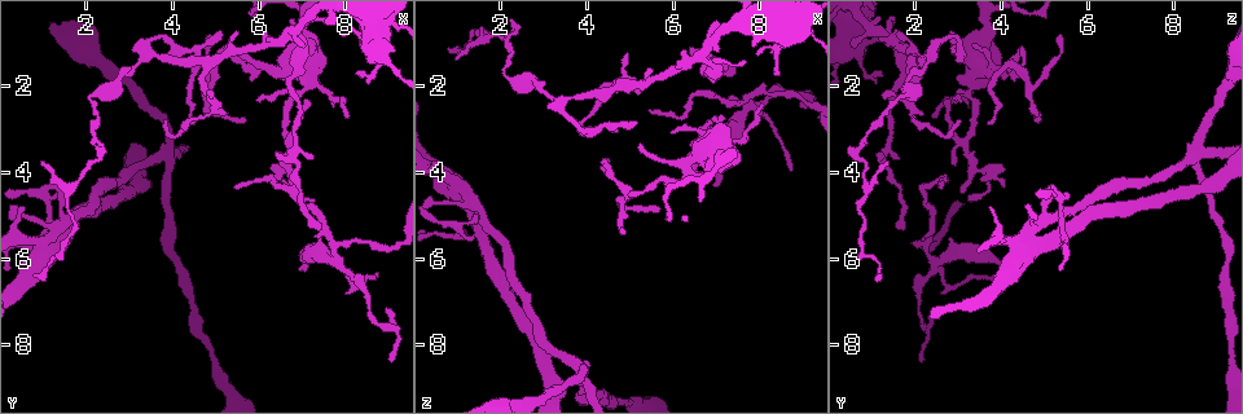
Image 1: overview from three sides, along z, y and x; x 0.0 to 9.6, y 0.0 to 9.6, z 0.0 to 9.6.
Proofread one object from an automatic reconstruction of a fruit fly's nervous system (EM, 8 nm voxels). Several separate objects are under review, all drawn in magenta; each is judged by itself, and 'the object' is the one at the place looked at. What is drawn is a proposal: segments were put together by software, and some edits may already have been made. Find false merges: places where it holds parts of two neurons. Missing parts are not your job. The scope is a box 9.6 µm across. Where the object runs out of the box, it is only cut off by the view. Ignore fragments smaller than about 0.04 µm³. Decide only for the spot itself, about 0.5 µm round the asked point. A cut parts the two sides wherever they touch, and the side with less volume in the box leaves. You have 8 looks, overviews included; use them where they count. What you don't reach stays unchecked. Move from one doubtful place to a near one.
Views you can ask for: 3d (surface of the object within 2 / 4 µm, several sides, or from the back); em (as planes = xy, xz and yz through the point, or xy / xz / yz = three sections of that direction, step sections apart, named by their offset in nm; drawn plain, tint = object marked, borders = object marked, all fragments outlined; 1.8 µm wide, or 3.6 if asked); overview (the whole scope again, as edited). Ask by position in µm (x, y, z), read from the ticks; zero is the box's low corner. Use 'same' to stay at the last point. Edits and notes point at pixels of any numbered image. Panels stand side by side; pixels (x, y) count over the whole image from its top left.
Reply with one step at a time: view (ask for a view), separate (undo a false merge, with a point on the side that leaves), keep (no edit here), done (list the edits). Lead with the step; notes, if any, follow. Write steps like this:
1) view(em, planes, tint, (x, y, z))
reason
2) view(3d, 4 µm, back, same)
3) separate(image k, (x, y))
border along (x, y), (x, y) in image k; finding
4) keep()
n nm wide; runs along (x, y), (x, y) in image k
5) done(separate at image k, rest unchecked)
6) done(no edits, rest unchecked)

view(3d, 4 µm, (3.80, 3.70, 8.50))
four or more arms meet

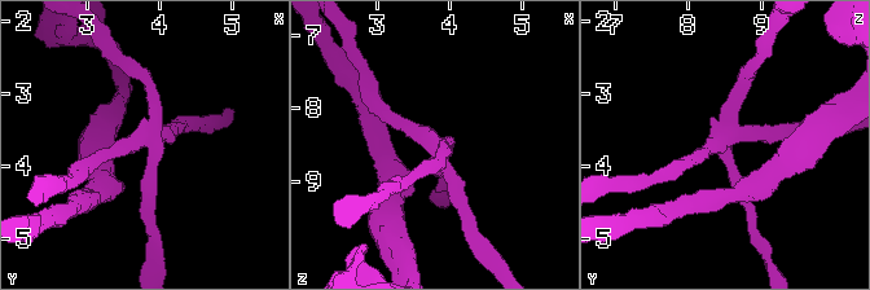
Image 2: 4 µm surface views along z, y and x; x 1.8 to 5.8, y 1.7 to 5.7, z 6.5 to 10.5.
view(em, 3.6 µm, xz, step 4, tint, (3.85, 3.65, 8.50))
4 arms

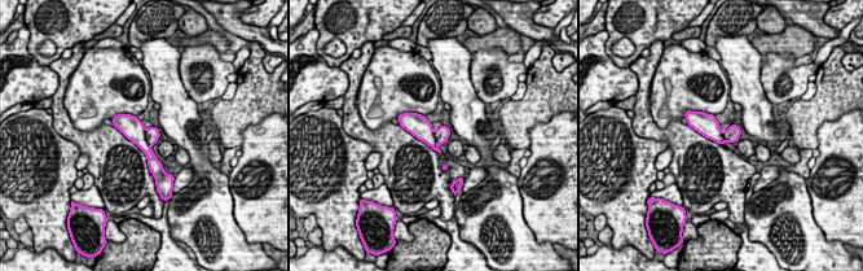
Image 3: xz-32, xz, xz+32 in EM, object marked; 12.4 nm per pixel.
view(em, 3.6 µm, planes, tint, same)

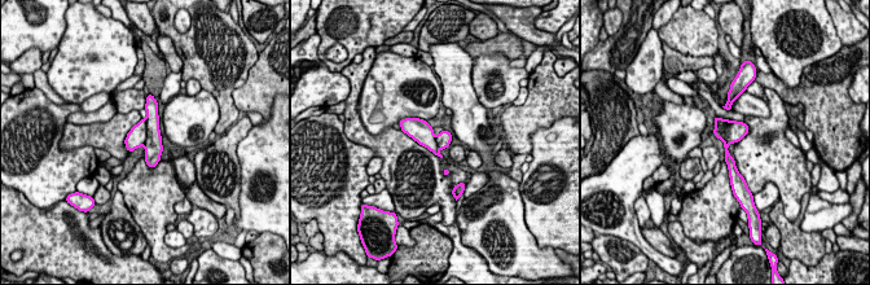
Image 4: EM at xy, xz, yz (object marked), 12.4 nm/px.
separate(image 4, (153, 145))
240 nm wide; border along (145, 119), (146, 140), (144, 145) in image 4; two neurons meet here

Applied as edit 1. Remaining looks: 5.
view(overview)
see it whole again

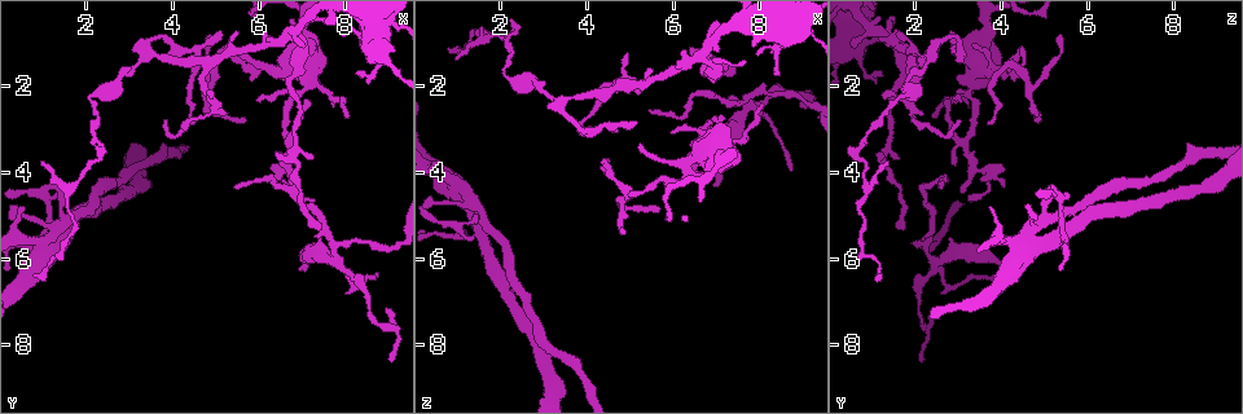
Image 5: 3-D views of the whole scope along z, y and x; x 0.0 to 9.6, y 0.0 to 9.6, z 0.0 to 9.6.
view(em, planes, tint, (7.70, 6.10, 2.50))
four or more arms meet

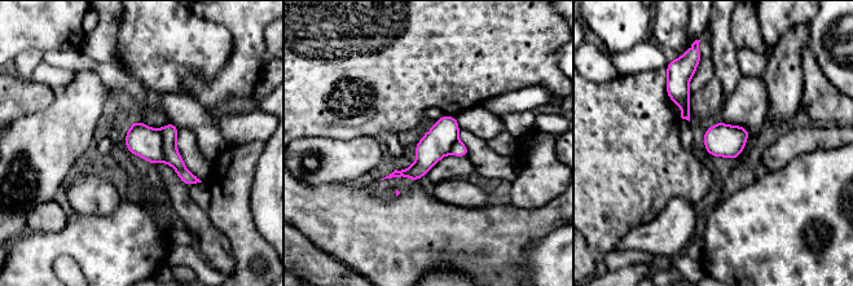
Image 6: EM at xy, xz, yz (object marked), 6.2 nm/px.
separate(image 6, (168, 132))
190 nm wide; a second neuron is stuck on

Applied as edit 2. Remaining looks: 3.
view(3d, 4 µm, (1.10, 5.80, 4.55))
thick turns thin

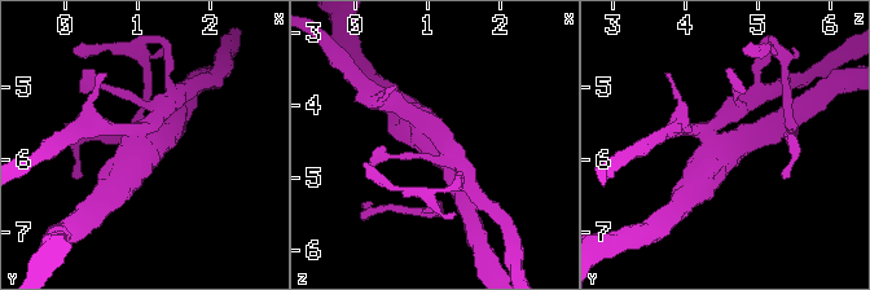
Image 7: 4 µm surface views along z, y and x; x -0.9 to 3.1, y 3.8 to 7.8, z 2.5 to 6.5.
view(em, xz, step 4, tint, (1.10, 5.80, 4.55))
need the tissue

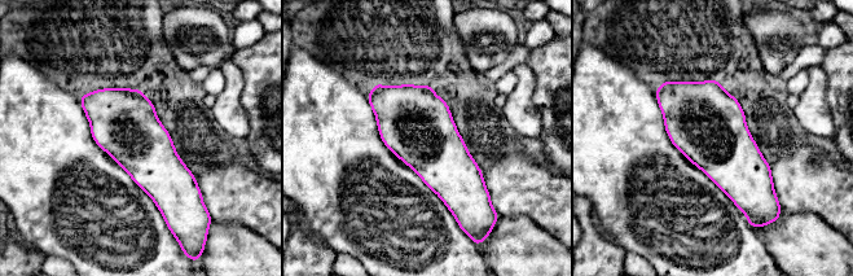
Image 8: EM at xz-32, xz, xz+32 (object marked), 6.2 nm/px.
view(em, planes, borders, same)
another direction

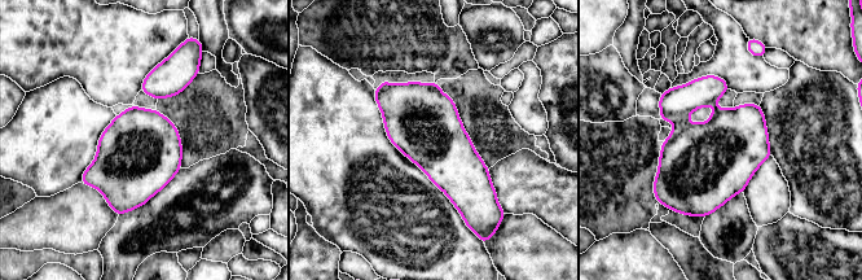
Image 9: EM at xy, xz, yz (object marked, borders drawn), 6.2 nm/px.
keep()
one neuron here

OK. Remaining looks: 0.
done(separate at image 4, separate at image 6, rest unchecked)

